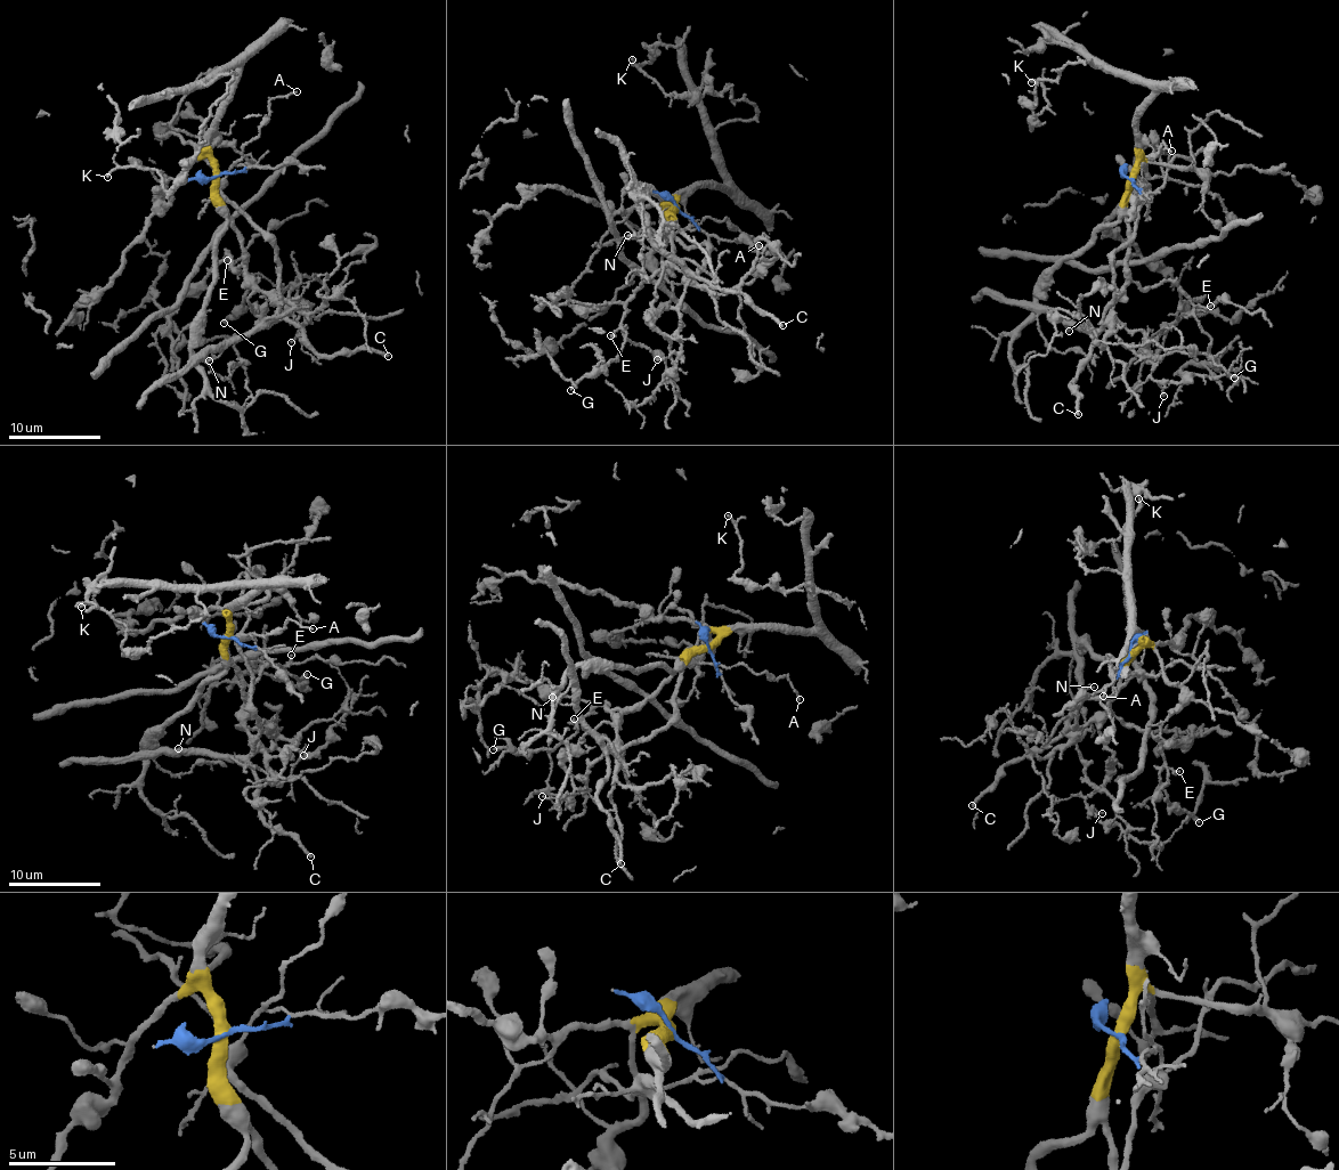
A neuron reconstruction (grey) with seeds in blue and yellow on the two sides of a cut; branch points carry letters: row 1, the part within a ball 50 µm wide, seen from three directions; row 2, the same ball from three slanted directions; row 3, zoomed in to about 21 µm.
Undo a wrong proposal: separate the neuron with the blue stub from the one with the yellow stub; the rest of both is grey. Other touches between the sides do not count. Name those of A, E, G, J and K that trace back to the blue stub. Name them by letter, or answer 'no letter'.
A

